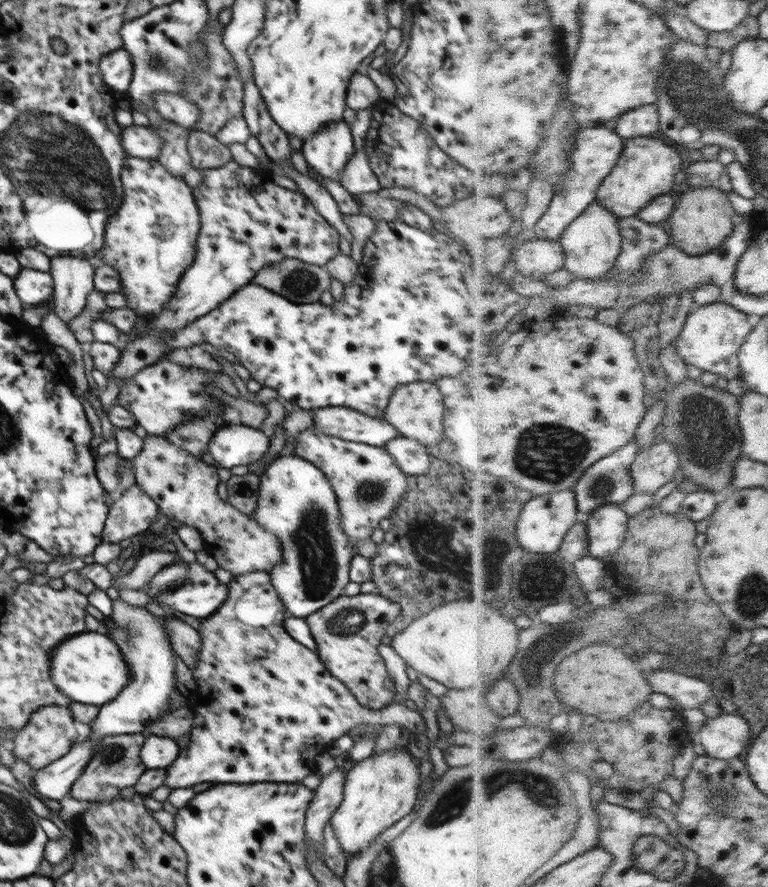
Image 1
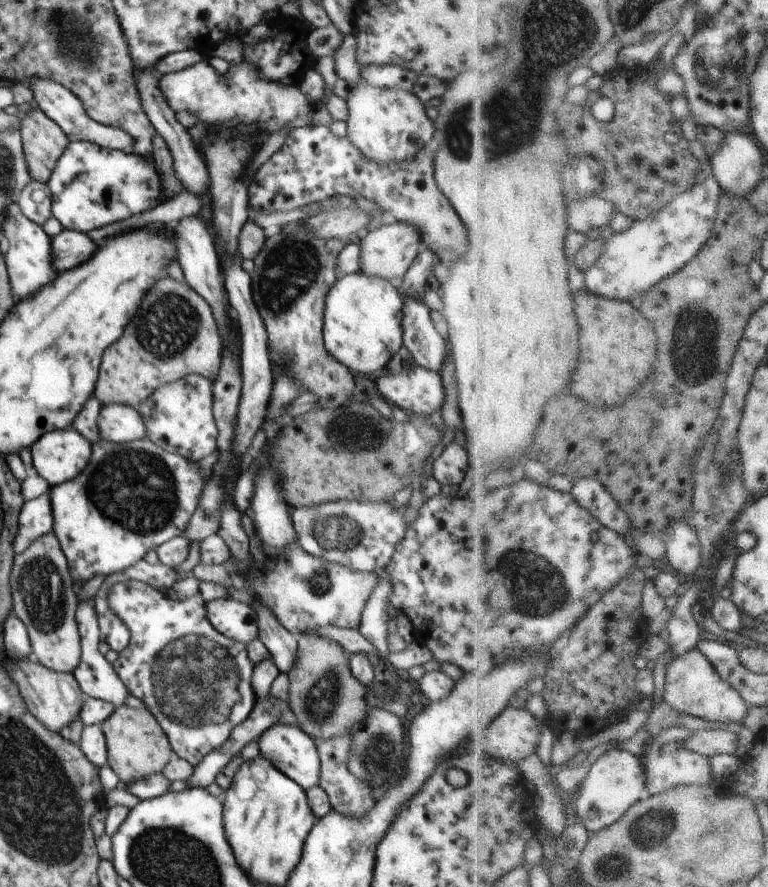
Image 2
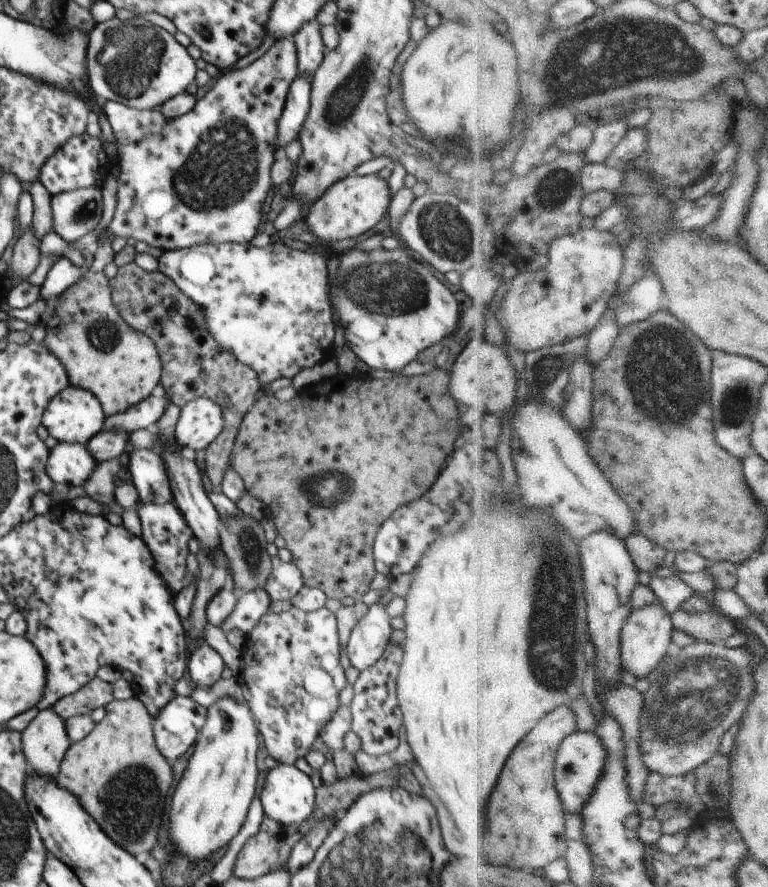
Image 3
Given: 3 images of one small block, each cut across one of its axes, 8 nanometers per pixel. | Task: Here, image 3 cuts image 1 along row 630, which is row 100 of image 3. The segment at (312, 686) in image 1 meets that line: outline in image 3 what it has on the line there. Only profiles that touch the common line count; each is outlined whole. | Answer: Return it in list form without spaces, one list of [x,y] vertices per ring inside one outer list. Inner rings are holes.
[[[292,38],[276,39],[270,49],[260,58],[245,68],[231,69],[222,74],[214,82],[205,96],[198,100],[196,106],[182,116],[169,119],[160,110],[144,109],[136,110],[114,101],[103,102],[104,114],[109,120],[117,147],[118,165],[120,175],[118,176],[117,206],[112,221],[107,226],[107,237],[114,239],[117,236],[122,238],[134,238],[134,240],[145,242],[154,248],[162,251],[171,251],[199,245],[202,243],[240,243],[250,244],[251,240],[258,234],[258,226],[262,222],[258,208],[264,206],[268,190],[274,186],[271,177],[271,166],[277,157],[277,126],[282,116],[289,88],[292,81],[299,74],[297,48]]]

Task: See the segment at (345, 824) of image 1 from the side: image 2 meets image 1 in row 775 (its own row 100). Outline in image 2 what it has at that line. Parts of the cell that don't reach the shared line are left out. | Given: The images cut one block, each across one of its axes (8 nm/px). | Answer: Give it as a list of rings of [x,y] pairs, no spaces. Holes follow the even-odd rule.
[[[361,80],[361,84],[351,89],[345,101],[348,108],[347,140],[367,159],[375,164],[402,163],[412,159],[422,151],[424,146],[432,140],[436,131],[433,121],[426,115],[423,103],[410,91],[401,89],[378,89],[368,82]]]

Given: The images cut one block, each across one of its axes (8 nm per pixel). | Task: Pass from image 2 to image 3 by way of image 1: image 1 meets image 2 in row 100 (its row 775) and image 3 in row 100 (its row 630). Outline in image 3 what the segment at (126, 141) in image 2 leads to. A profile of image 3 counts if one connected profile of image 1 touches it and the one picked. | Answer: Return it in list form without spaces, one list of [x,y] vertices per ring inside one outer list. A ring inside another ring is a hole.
[[[138,15],[125,22],[114,18],[96,23],[88,40],[91,41],[87,52],[89,84],[101,102],[114,101],[136,110],[152,109],[192,89],[198,68],[186,47],[164,28]]]

